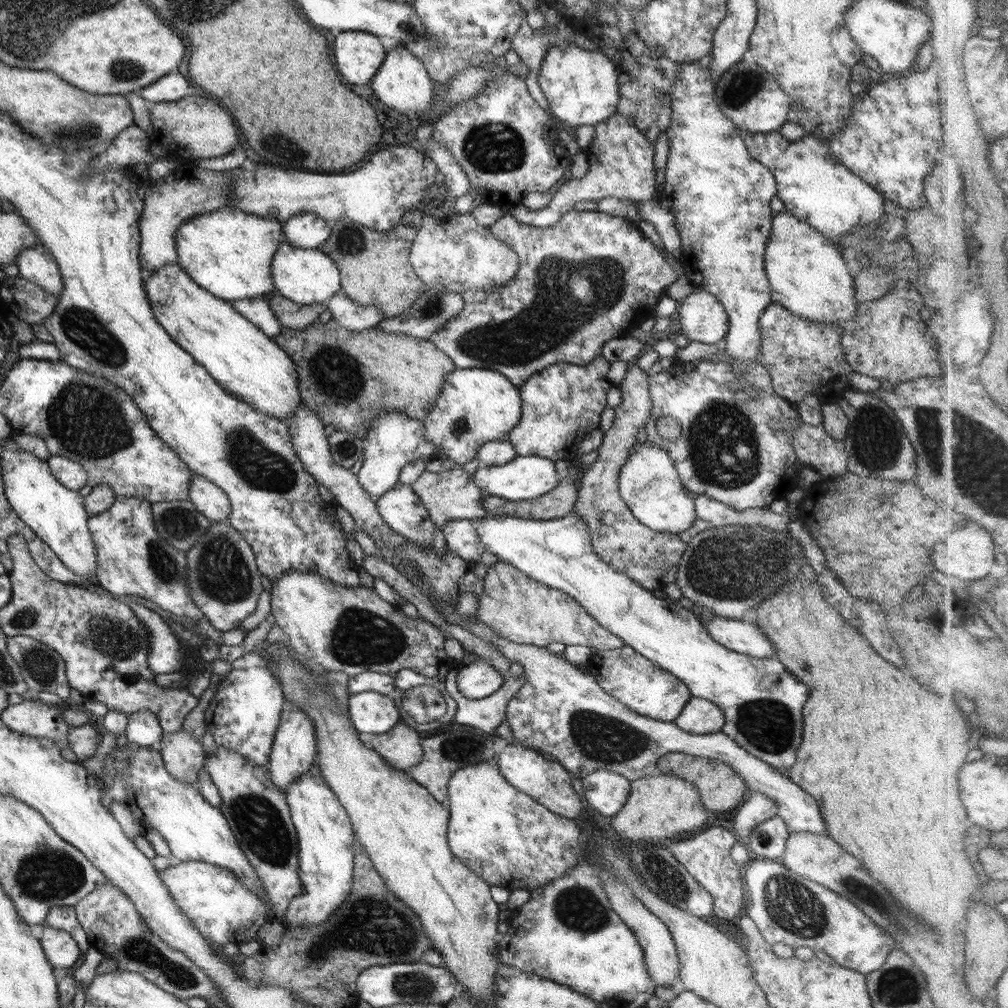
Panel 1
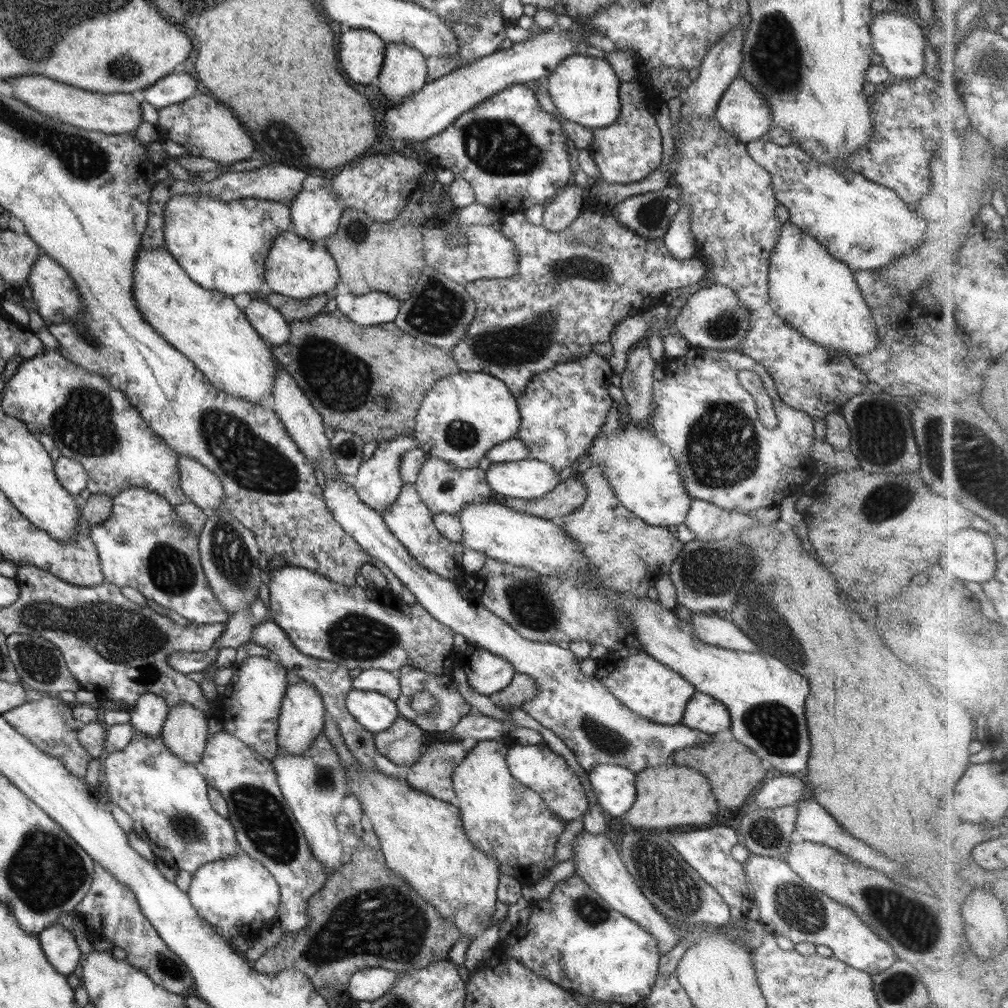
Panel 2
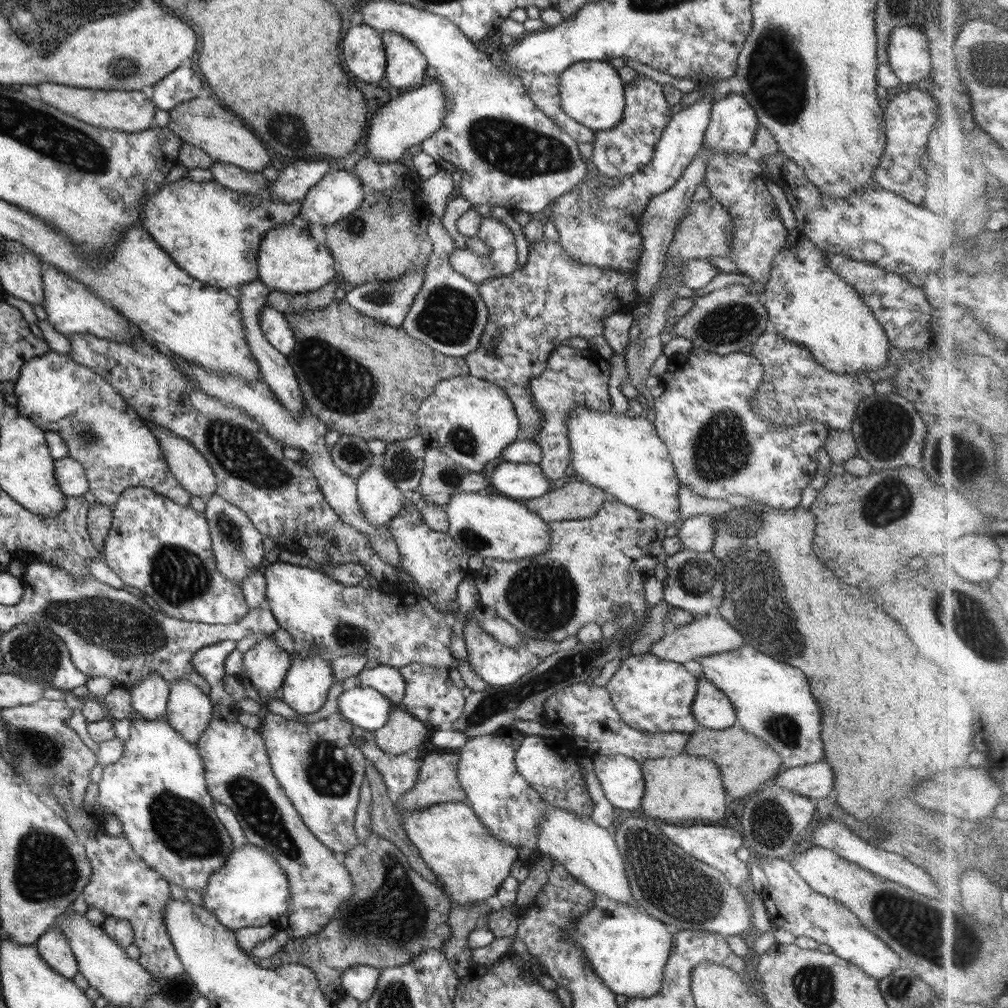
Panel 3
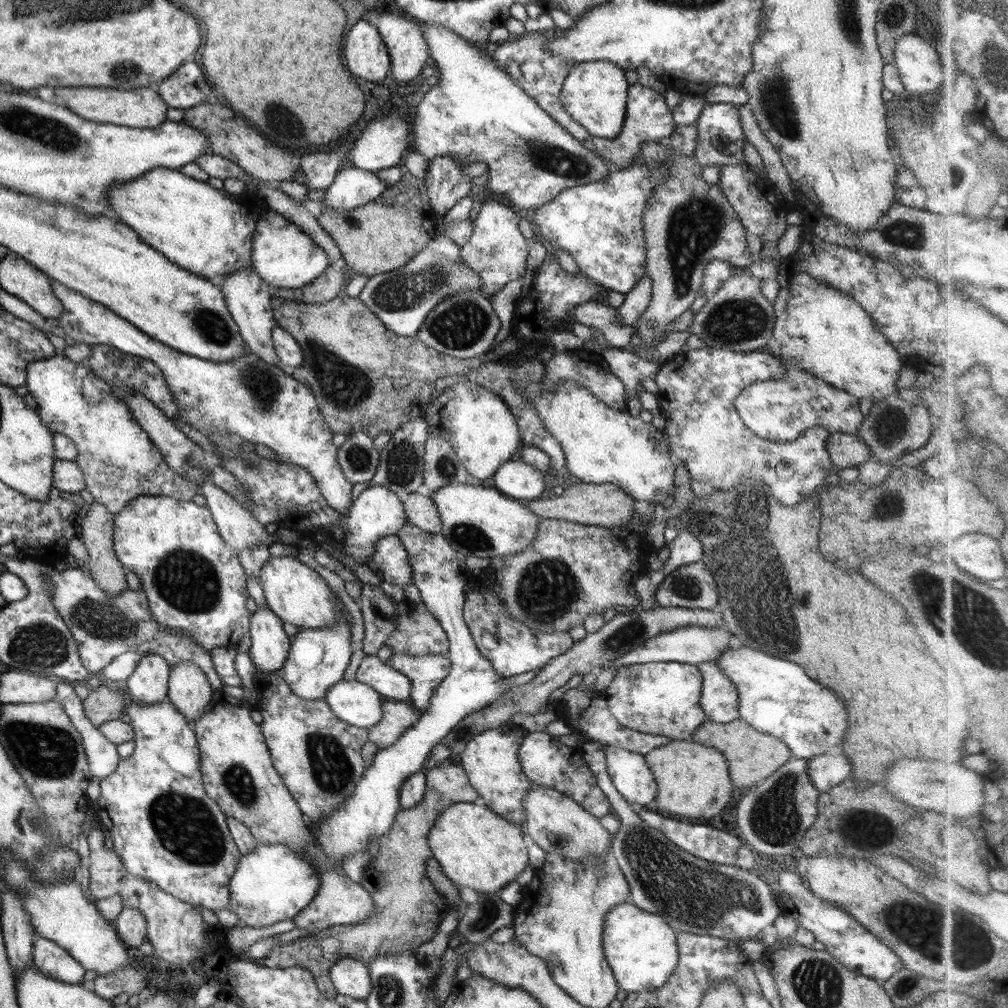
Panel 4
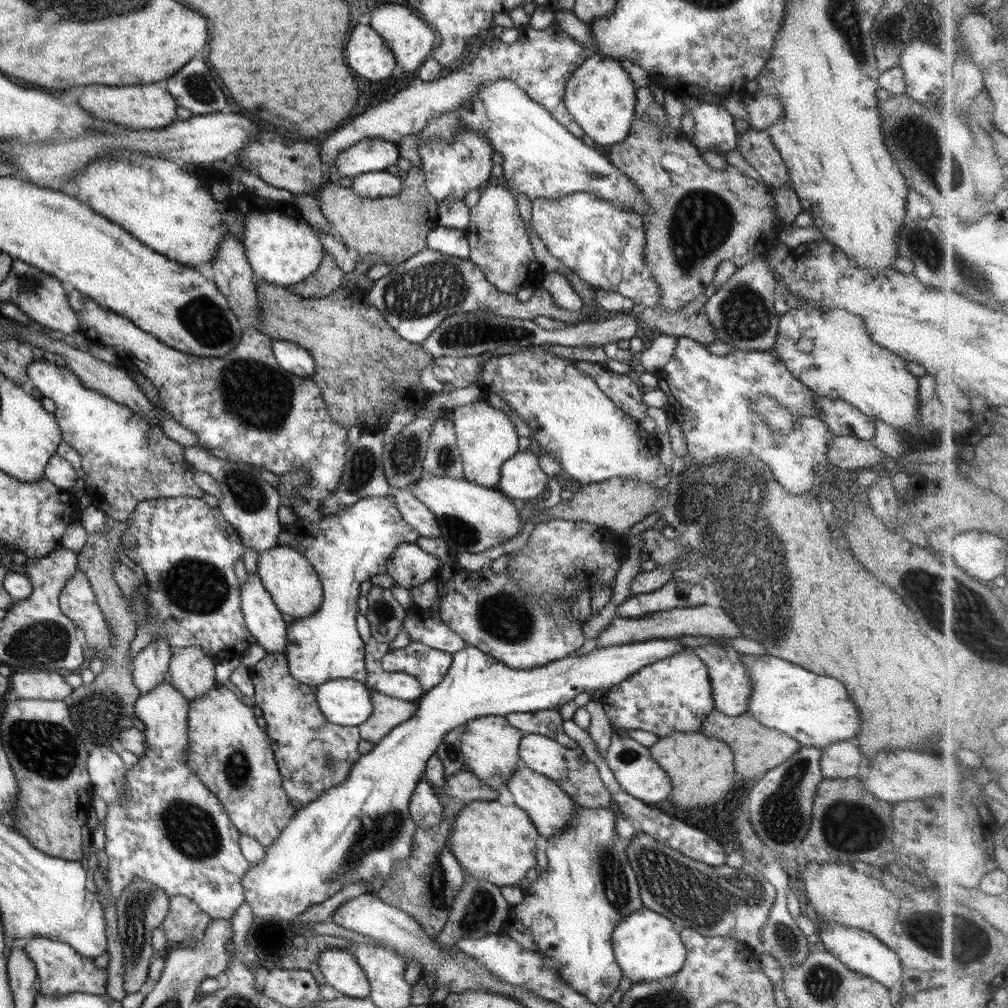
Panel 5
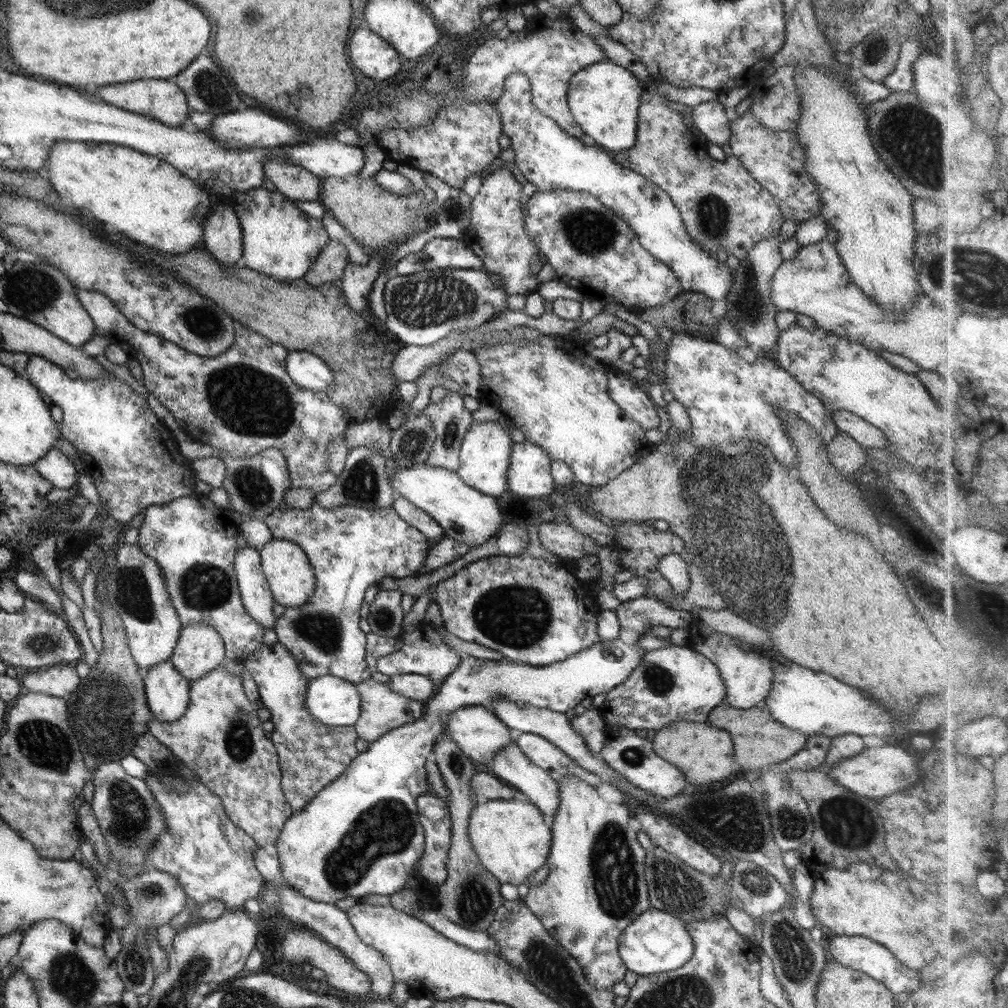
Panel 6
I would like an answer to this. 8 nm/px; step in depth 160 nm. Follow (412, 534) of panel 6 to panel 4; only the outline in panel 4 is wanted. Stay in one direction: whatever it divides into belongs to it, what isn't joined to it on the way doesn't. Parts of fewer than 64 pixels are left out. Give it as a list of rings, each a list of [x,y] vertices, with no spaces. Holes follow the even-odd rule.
[[[368,486],[356,500],[353,501],[349,512],[345,515],[345,521],[349,528],[349,534],[344,537],[344,550],[348,552],[349,559],[354,559],[355,563],[365,565],[375,549],[375,542],[382,537],[395,535],[401,530],[403,524],[408,521],[403,505],[403,498],[388,490],[384,486]],[[339,610],[339,622],[334,627],[306,629],[291,636],[289,653],[281,672],[289,689],[296,696],[304,700],[319,700],[331,686],[342,680],[354,648],[351,641],[351,623],[347,620],[348,616]]]

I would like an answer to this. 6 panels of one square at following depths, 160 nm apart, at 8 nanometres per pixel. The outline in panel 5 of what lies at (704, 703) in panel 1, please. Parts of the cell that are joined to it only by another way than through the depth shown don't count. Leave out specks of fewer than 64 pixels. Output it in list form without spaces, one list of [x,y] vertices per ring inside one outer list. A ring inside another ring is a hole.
[[[704,645],[693,649],[694,654],[708,667],[711,682],[713,710],[719,710],[728,716],[740,716],[748,710],[748,699],[752,692],[752,681],[749,679],[747,668],[740,662],[744,654],[738,653],[732,647]]]

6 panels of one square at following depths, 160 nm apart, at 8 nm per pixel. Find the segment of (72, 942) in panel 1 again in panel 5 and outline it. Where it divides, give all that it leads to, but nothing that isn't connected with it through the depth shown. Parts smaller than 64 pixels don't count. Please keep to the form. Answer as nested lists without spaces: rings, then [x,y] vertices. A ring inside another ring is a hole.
[[[34,936],[24,948],[35,964],[39,975],[40,992],[51,997],[69,995],[75,992],[92,993],[102,996],[107,991],[108,973],[95,965],[94,958],[80,956],[70,944],[59,940],[50,940],[44,936]]]

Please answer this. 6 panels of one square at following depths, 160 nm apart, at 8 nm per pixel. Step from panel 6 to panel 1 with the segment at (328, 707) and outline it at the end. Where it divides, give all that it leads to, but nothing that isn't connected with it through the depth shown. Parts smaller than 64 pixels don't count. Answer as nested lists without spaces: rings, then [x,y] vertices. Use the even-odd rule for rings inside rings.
[[[379,692],[349,694],[347,704],[350,720],[359,733],[386,734],[401,722],[395,702]]]

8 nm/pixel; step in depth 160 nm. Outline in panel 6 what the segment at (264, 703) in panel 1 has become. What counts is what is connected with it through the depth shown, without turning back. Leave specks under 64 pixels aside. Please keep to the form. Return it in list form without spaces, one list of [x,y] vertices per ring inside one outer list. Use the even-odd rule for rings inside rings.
[[[247,544],[242,551],[237,551],[234,559],[234,570],[236,573],[236,582],[239,586],[241,601],[244,605],[245,611],[263,629],[274,630],[275,619],[277,617],[274,615],[272,608],[274,608],[275,600],[273,599],[273,594],[271,593],[270,586],[267,583],[265,574],[261,567],[259,550]]]

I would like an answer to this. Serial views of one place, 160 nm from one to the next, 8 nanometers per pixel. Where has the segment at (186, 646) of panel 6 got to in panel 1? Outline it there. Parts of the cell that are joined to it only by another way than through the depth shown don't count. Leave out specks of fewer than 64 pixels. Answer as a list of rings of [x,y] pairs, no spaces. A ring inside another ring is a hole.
[[[185,730],[168,732],[157,745],[168,774],[178,782],[194,784],[199,770],[208,757],[202,749],[202,741],[196,740]]]

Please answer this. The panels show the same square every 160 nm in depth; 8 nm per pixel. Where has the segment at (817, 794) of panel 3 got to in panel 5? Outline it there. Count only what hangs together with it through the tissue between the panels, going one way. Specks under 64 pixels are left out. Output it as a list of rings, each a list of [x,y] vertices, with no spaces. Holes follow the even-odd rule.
[[[846,740],[821,749],[819,762],[823,778],[854,778],[864,755],[855,740]]]

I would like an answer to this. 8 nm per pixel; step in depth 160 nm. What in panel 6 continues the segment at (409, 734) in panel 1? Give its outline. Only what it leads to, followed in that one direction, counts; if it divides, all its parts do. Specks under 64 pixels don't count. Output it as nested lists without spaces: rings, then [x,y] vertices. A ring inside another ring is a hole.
[[[372,677],[355,685],[360,693],[361,713],[353,727],[357,735],[369,743],[377,741],[393,728],[418,720],[423,715],[423,711],[425,711],[423,702],[404,698],[404,696],[392,692],[387,686],[384,686]]]

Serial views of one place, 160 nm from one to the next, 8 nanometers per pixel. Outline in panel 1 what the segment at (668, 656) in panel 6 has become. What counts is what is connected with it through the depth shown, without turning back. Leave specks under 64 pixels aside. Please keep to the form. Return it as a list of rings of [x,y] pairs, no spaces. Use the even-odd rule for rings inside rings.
[[[628,645],[596,652],[586,666],[604,692],[630,710],[654,720],[674,722],[691,697],[689,688],[680,679],[656,666]]]

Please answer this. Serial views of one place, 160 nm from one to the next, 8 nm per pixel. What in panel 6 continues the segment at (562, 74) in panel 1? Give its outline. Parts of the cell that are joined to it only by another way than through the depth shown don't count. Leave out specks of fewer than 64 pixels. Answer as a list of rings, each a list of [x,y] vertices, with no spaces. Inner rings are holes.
[[[604,60],[576,72],[570,79],[567,103],[575,121],[581,129],[595,140],[595,144],[604,150],[620,152],[630,150],[636,144],[637,110],[645,83],[636,76],[614,64]]]

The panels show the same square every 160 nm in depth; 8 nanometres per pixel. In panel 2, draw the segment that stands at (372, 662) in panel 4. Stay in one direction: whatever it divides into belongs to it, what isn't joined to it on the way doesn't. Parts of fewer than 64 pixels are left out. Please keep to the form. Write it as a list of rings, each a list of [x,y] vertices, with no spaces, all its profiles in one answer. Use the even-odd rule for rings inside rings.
[[[370,668],[355,672],[352,679],[354,690],[379,692],[393,701],[401,695],[401,686],[397,673]]]

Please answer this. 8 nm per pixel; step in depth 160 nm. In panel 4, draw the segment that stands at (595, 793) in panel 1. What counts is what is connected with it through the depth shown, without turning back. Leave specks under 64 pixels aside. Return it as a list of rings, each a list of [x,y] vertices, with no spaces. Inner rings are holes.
[[[614,746],[604,751],[607,771],[617,791],[638,809],[649,805],[658,788],[644,755]]]

